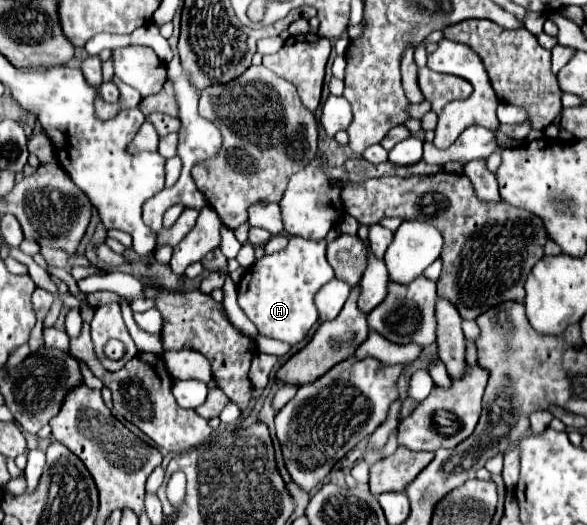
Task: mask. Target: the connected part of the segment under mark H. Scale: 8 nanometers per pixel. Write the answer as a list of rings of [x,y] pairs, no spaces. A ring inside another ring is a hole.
[[[290,236],[282,252],[256,260],[238,282],[238,304],[256,324],[258,332],[288,344],[298,344],[318,322],[314,304],[316,292],[334,278],[334,270],[326,260],[326,240],[306,240]]]

